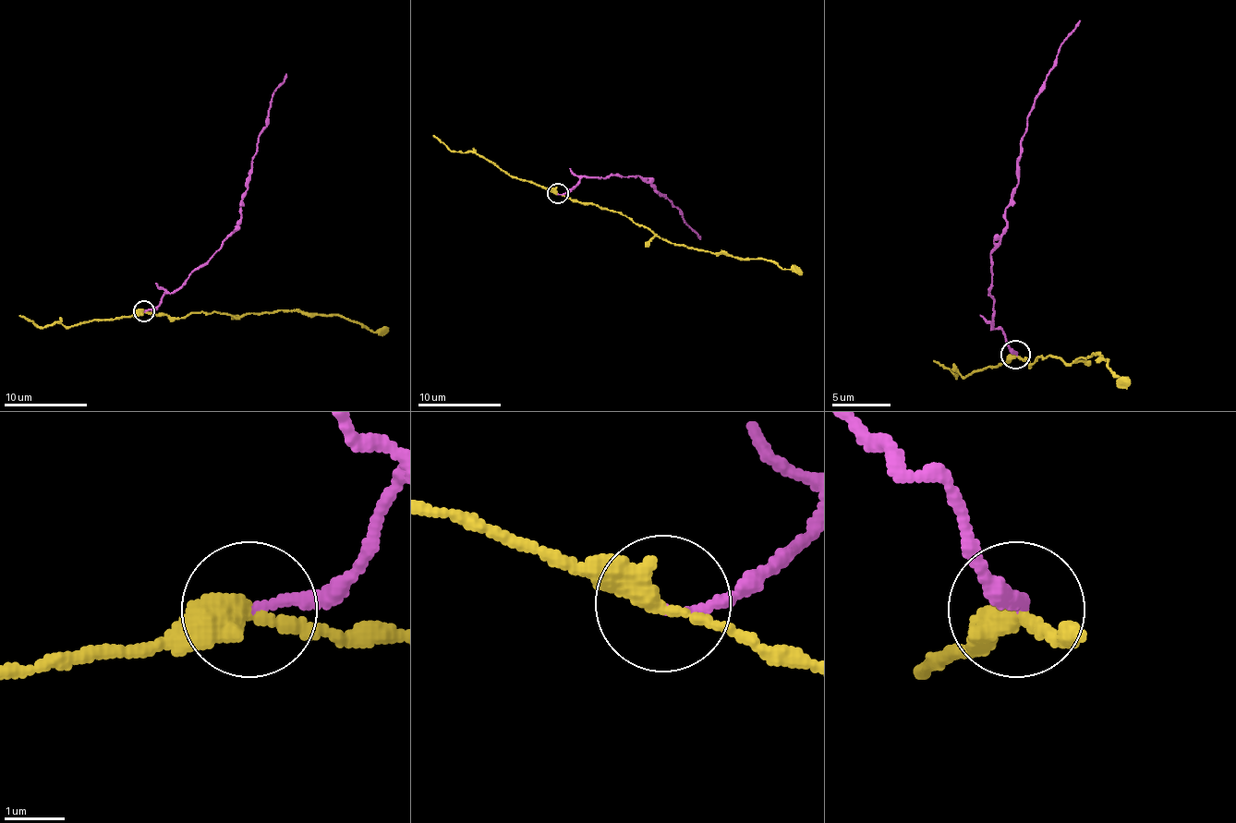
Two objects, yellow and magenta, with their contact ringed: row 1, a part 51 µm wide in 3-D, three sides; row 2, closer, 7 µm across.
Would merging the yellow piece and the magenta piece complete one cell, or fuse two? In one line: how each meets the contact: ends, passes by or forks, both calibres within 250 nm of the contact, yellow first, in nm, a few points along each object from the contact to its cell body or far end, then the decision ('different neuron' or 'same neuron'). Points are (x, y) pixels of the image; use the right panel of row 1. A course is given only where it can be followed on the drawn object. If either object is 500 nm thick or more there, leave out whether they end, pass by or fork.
yellow passes by | magenta ends | 360/130 nm | yellow via (1014, 354), (1032, 365), (1038, 357), (1073, 362), (1091, 354), (1108, 359), (1123, 382), (1126, 377) | magenta via (1014, 354), (991, 327), (994, 245), (1017, 183), (1017, 157), (1029, 110), (1059, 45), (1079, 19) | different neuron

